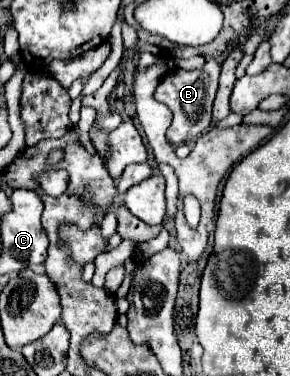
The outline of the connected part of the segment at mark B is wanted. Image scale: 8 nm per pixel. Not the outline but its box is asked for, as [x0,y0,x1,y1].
[154,58,220,146]

